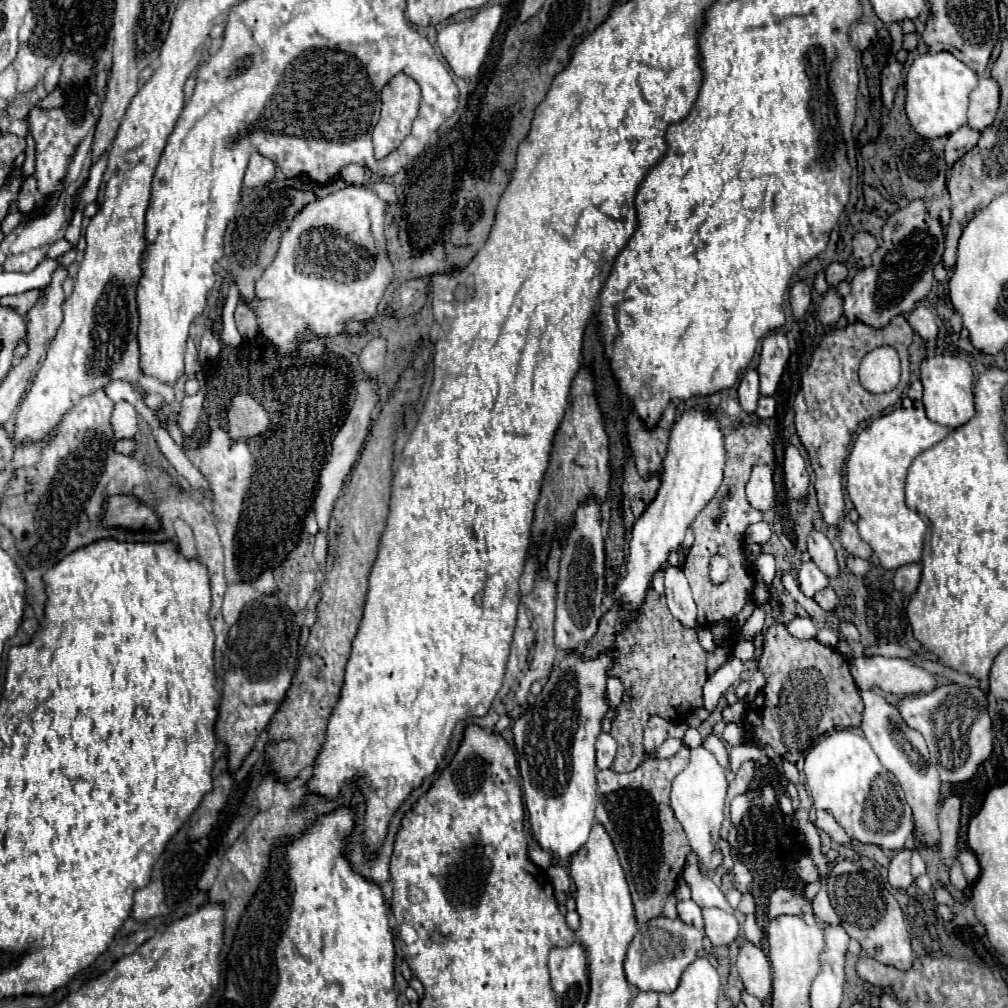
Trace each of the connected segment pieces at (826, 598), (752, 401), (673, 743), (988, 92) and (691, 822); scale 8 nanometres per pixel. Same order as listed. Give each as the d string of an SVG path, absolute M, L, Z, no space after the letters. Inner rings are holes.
M827 587L827 589L823 589L823 591L819 591L817 595L815 595L815 601L825 609L825 611L833 611L833 609L837 609L839 607L839 595L831 589L831 587Z
M747 369L739 381L739 403L747 413L755 413L757 401L759 401L759 377L755 369Z
M667 739L667 741L661 745L661 749L649 753L649 757L651 757L651 759L669 759L669 757L673 757L673 755L681 749L681 745L683 745L681 739Z
M989 77L981 79L977 89L971 93L967 125L977 131L985 131L993 121L999 109L999 85Z
M703 747L689 749L691 761L689 765L675 777L673 789L671 789L671 807L675 811L675 817L683 825L691 851L697 855L701 875L711 877L717 867L723 863L723 853L717 849L719 831L723 823L723 807L725 807L725 793L727 793L727 779L725 769L717 763L713 753L709 753Z

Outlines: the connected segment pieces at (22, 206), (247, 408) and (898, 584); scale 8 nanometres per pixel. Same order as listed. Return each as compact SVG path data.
M29 177L23 181L21 189L19 189L19 195L17 195L17 209L27 215L33 211L35 207L35 201L37 201L37 181L35 177Z
M239 393L233 397L229 405L229 435L237 439L249 439L259 433L263 433L269 425L269 417L265 409L245 393Z
M909 563L909 565L903 565L895 571L893 585L897 591L911 595L911 593L915 593L919 579L921 579L921 563Z

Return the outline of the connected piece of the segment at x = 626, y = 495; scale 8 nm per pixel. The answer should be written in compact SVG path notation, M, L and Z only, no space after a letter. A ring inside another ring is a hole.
M631 457L623 473L623 511L625 511L627 529L631 529L633 521L645 511L649 501L653 501L653 497L657 495L657 489L659 489L659 477L657 475L641 477Z

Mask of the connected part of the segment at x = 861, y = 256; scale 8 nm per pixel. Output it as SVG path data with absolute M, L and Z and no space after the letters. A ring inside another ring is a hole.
M859 231L853 237L853 257L859 267L869 267L871 265L871 253L877 249L877 241L871 233Z

